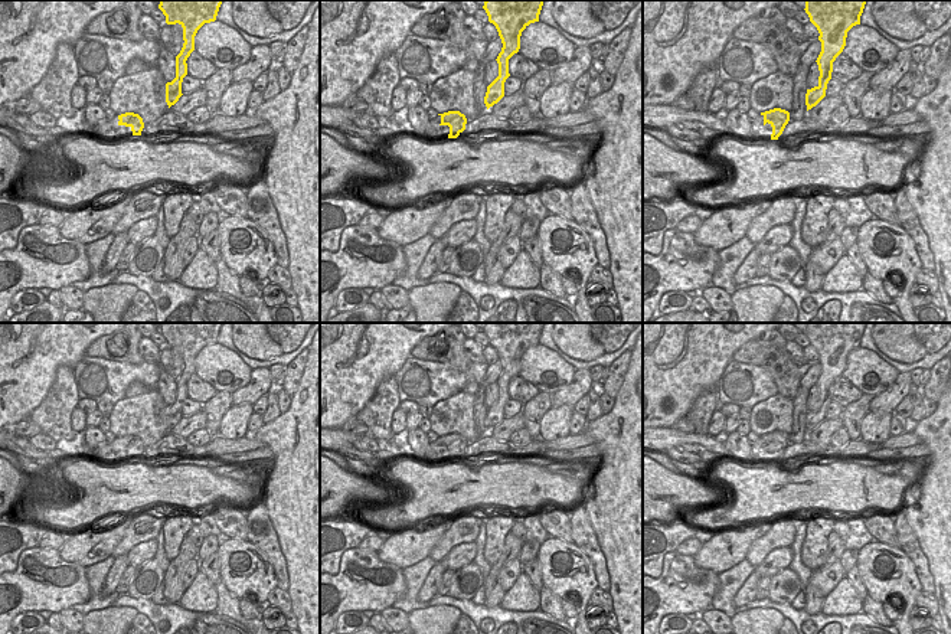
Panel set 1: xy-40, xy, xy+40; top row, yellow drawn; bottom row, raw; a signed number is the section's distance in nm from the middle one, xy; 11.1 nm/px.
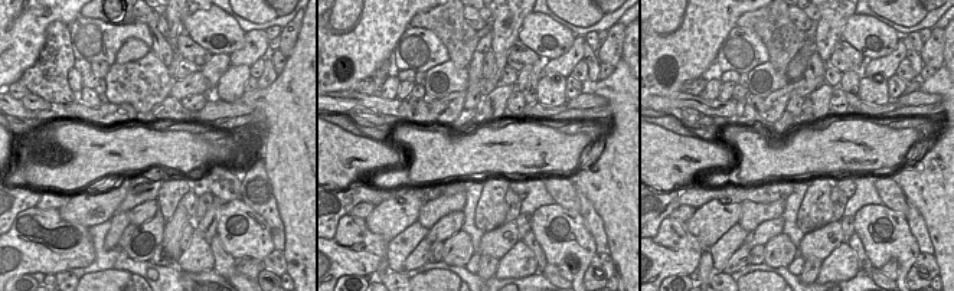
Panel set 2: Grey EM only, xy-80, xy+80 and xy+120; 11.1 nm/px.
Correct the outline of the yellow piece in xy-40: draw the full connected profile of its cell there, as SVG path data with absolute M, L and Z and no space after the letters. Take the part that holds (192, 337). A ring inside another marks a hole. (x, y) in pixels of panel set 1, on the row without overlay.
M160 323L158 331L167 347L179 346L183 350L183 370L176 379L176 401L166 406L166 425L174 428L182 416L182 405L187 398L187 380L195 373L195 359L205 347L216 343L223 323Z

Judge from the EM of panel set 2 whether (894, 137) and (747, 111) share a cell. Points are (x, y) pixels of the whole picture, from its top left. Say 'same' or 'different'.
different

